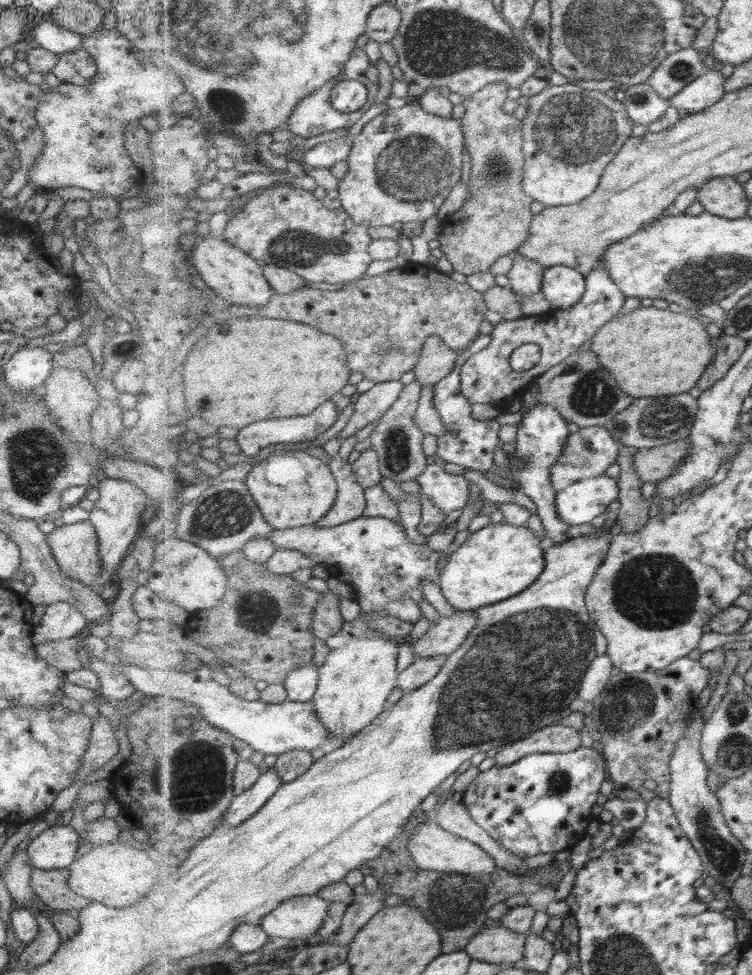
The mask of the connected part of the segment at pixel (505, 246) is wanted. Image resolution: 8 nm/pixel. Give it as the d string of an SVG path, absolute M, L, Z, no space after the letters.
M491 83L461 102L465 108L461 121L471 158L469 183L472 192L470 202L462 207L462 211L469 217L447 218L451 224L443 224L439 240L441 250L447 254L455 270L468 277L489 272L499 256L515 254L529 238L535 216L531 212L534 197L526 192L523 183L526 155L522 147L522 120L503 112L509 88L507 83Z

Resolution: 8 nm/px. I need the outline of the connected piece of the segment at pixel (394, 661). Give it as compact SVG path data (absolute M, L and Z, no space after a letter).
M353 637L345 646L332 649L320 666L320 681L318 690L312 700L318 719L330 732L330 747L339 748L349 739L353 739L389 706L387 698L398 687L398 674L404 665L405 659L402 652L403 642L399 640L385 640L381 637Z

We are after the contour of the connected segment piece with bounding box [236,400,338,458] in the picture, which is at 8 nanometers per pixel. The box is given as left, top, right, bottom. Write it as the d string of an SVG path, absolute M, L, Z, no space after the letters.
M329 400L327 404L321 404L312 415L295 416L295 418L281 418L281 420L261 420L240 430L236 437L241 452L247 457L259 458L273 448L280 448L284 444L301 444L319 438L323 432L327 432L337 422L337 405Z

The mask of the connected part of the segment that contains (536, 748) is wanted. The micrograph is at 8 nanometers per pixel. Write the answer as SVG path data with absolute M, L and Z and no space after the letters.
M567 725L543 726L527 737L509 743L496 753L497 765L508 765L535 753L573 752L579 750L581 738L579 730Z

